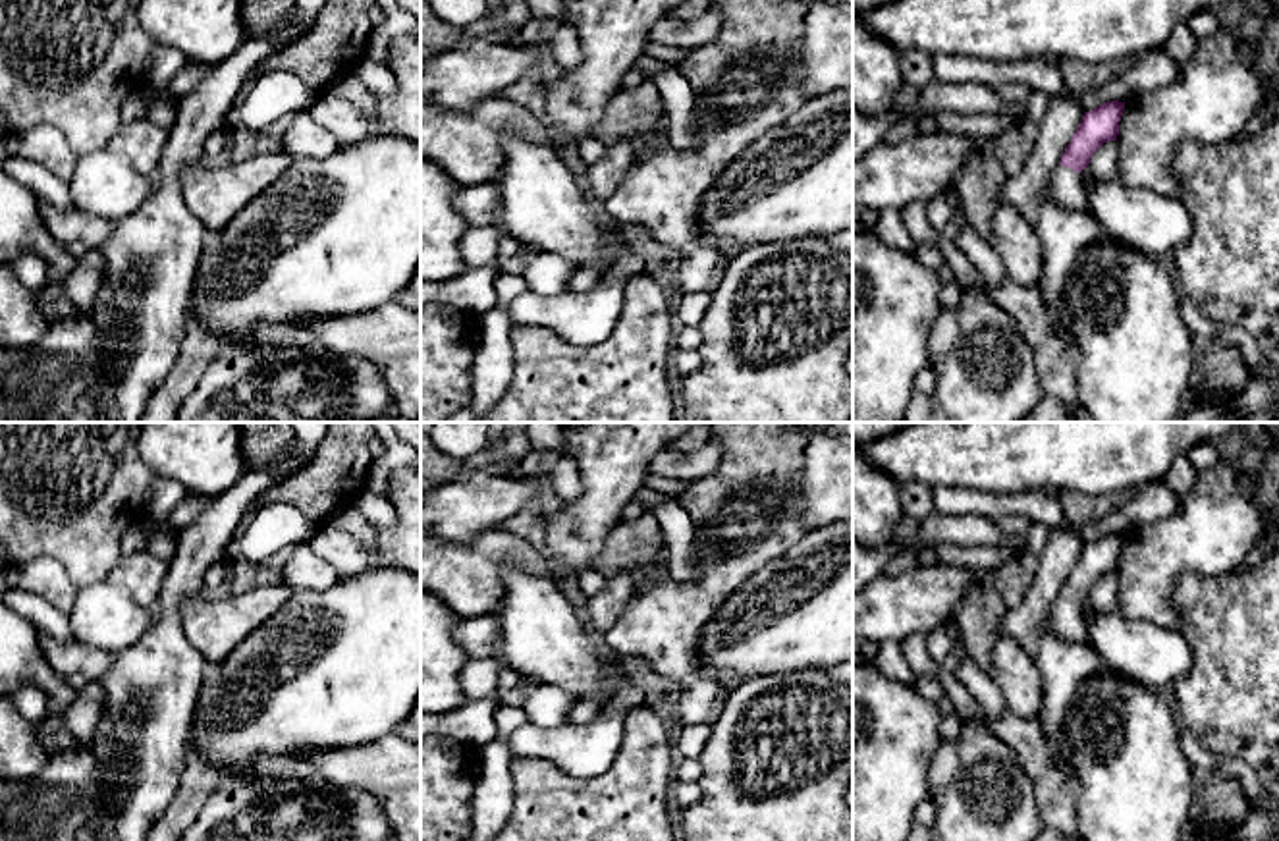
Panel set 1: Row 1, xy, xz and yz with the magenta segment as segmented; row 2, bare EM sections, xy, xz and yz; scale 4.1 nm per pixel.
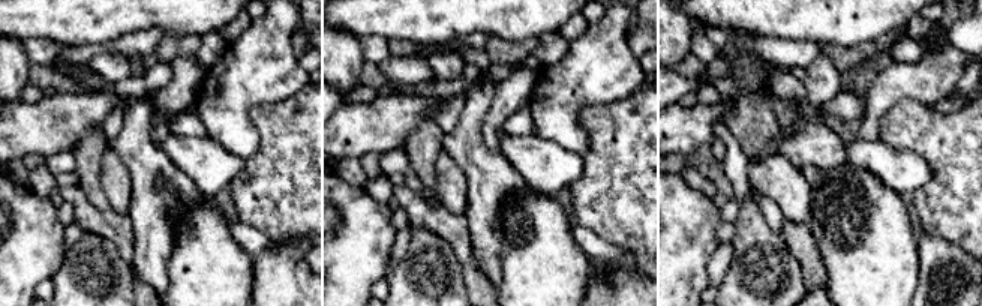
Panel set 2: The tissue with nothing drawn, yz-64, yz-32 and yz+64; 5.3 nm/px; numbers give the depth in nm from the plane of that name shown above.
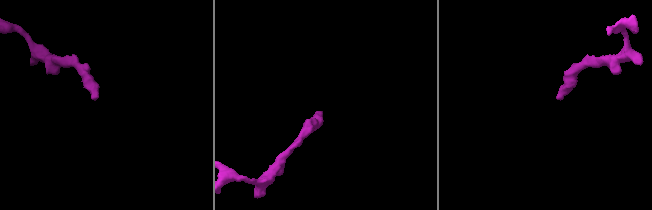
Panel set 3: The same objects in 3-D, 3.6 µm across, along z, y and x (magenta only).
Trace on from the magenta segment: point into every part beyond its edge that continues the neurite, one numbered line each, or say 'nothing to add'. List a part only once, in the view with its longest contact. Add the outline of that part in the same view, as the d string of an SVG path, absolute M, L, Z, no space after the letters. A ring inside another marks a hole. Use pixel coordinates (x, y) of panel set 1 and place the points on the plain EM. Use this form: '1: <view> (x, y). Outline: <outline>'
1: yz (1067, 620). Outline: M1059 596L1051 606L1048 627L1065 642L1088 642L1086 617L1082 604Z

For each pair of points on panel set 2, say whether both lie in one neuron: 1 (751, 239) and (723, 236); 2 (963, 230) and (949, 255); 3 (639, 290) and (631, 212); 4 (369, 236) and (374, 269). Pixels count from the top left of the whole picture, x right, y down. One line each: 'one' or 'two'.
1: two
2: two
3: two
4: one

